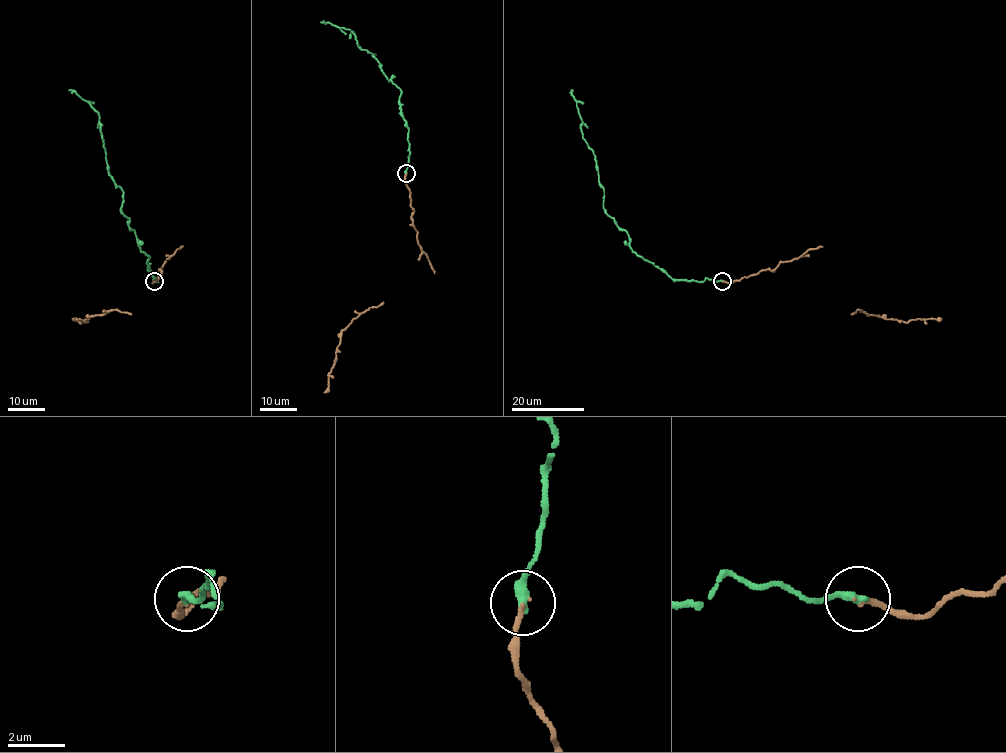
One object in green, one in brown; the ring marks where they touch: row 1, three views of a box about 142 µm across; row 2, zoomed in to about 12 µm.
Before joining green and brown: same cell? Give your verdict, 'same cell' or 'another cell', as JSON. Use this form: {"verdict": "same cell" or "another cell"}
{"verdict": "same cell"}

